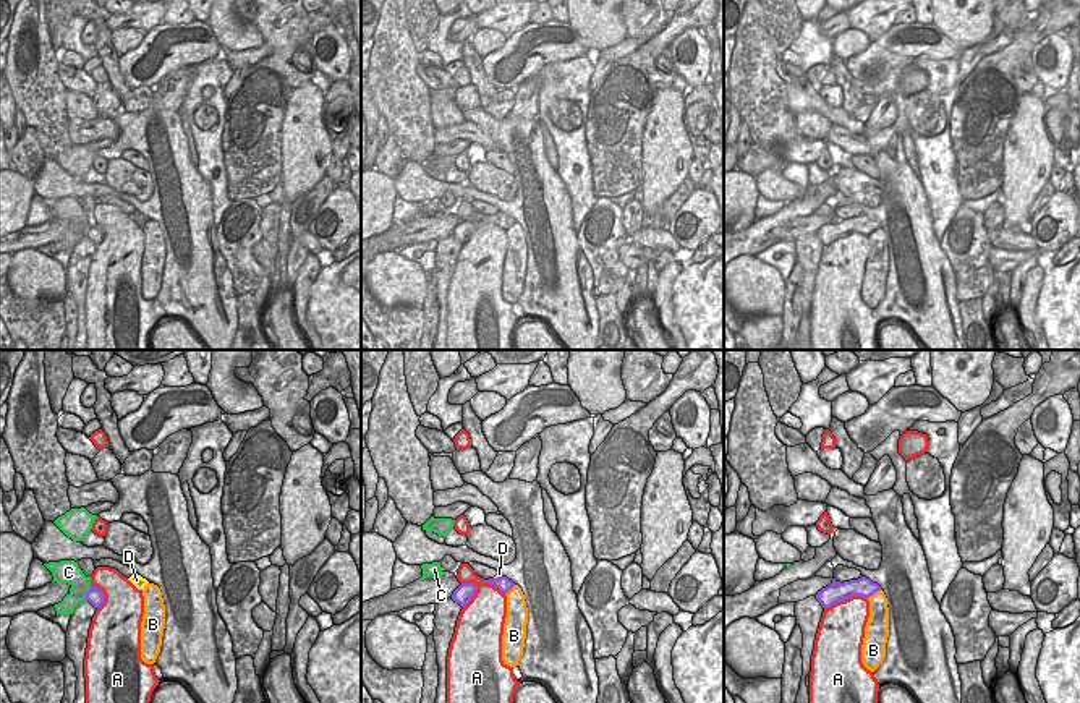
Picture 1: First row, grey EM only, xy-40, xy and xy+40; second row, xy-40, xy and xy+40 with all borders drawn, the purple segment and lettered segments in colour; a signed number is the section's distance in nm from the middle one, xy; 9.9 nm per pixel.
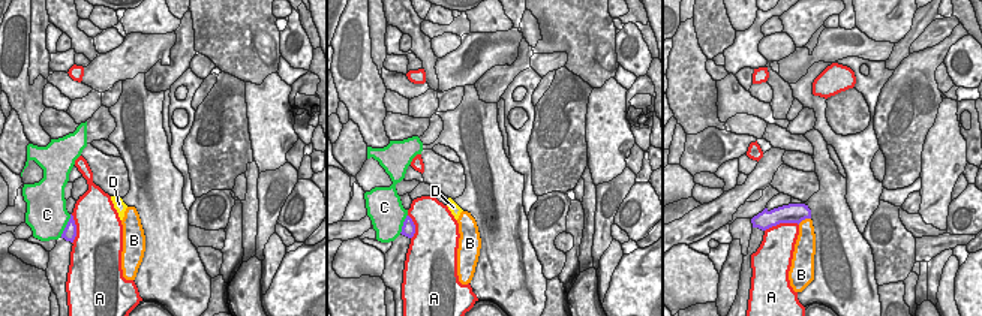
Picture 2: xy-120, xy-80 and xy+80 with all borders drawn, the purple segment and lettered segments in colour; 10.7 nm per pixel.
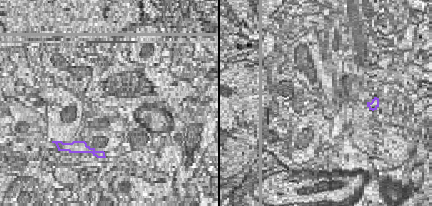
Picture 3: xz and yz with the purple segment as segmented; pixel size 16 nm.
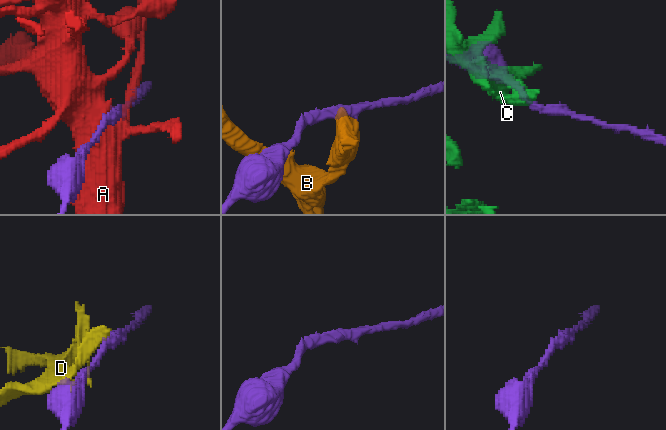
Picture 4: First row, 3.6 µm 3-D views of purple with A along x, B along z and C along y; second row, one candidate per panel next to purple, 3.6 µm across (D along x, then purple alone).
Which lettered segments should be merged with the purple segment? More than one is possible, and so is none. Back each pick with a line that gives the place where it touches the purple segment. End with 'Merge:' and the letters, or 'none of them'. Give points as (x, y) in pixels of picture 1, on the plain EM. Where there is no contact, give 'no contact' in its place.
Merge: none of them

